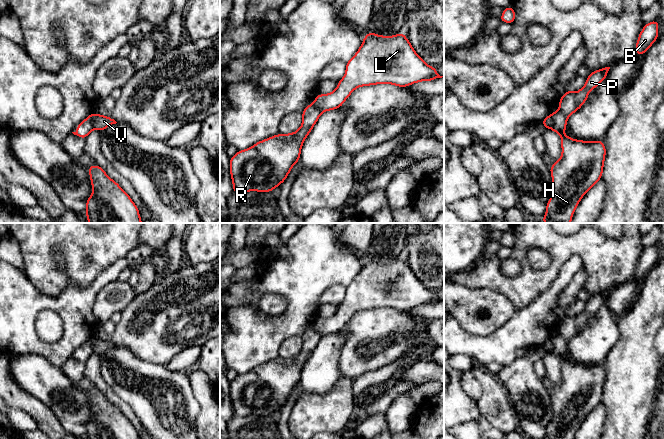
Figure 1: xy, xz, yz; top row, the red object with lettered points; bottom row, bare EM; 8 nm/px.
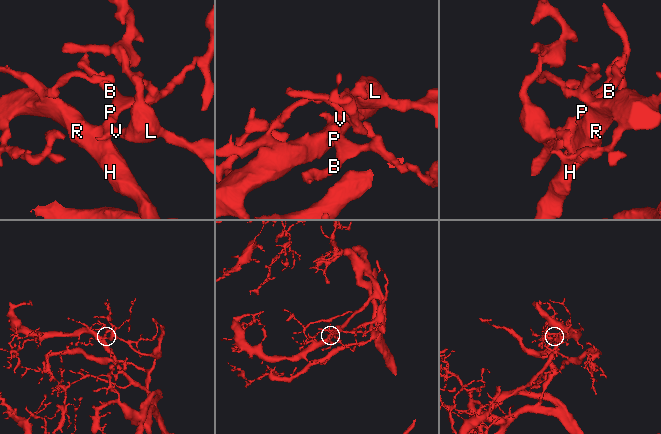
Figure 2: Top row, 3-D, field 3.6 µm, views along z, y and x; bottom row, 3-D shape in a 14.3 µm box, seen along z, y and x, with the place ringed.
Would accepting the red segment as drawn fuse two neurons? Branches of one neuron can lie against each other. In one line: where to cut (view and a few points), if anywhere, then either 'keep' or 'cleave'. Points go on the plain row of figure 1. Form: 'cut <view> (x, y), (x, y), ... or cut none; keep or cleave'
cut xy (92, 337), (92, 349), (94, 352); cleave

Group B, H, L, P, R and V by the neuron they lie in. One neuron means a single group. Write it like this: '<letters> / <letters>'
B H P R / L V

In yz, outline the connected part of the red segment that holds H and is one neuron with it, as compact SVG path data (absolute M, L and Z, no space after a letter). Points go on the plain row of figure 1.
M610 291L601 292L586 302L586 308L577 316L566 314L559 325L559 334L552 337L552 348L549 351L561 361L562 379L549 391L552 400L552 420L547 426L545 439L573 439L582 421L602 402L606 372L602 364L575 364L564 359L569 340L575 337L586 326L589 315L594 314L601 305L606 304Z

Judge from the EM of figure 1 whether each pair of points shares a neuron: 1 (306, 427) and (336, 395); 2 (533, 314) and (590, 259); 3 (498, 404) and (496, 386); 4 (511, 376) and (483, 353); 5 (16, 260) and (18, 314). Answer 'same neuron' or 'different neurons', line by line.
1: same neuron
2: different neurons
3: same neuron
4: different neurons
5: different neurons

